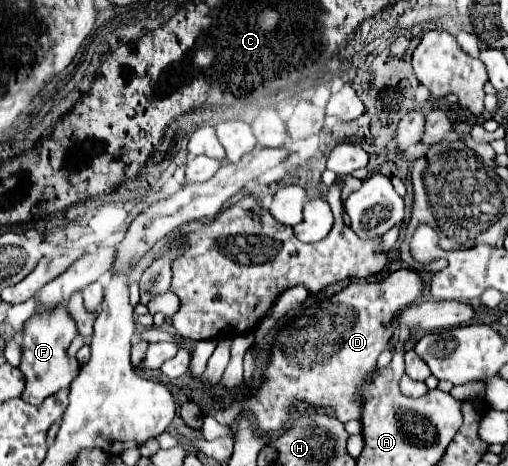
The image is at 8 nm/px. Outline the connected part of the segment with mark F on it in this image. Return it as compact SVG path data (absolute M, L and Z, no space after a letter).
M64 307L54 309L52 313L34 313L24 323L24 341L22 341L22 363L20 371L26 375L26 389L20 395L30 405L42 405L42 401L54 395L60 389L68 389L76 379L80 365L76 359L66 355L72 339L76 337L76 323L70 315L66 315Z

